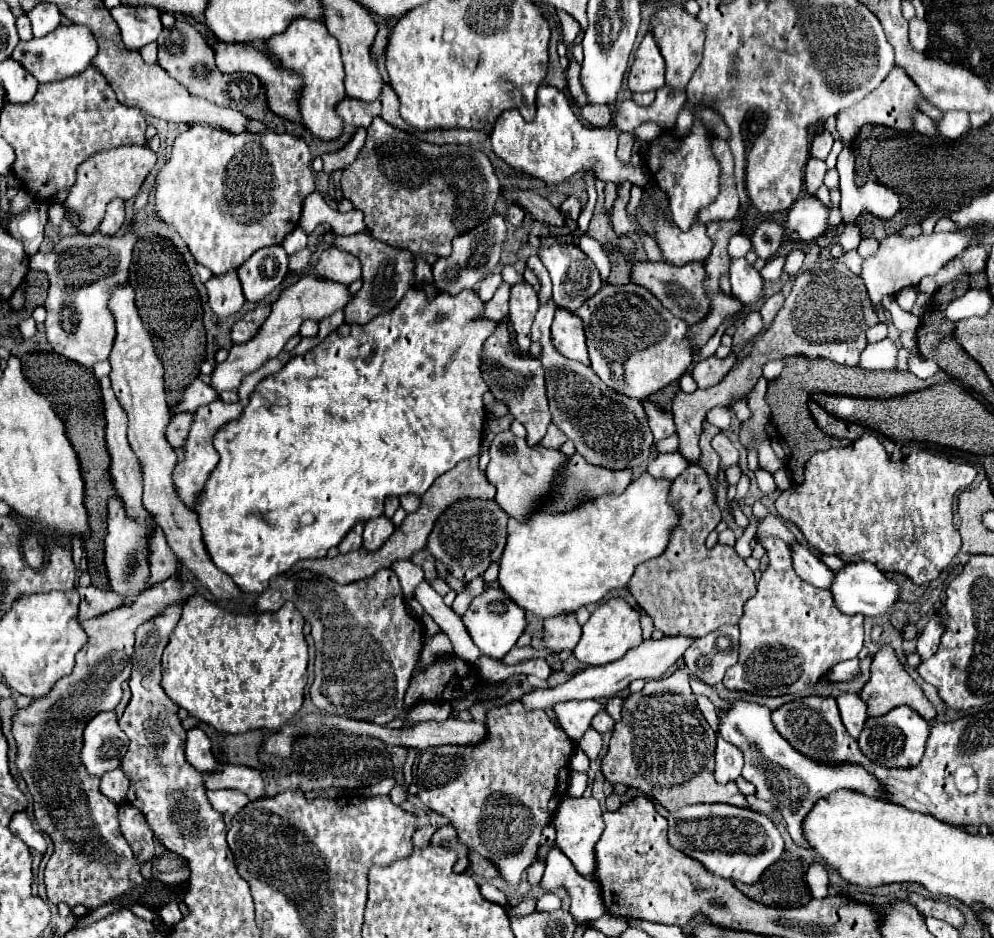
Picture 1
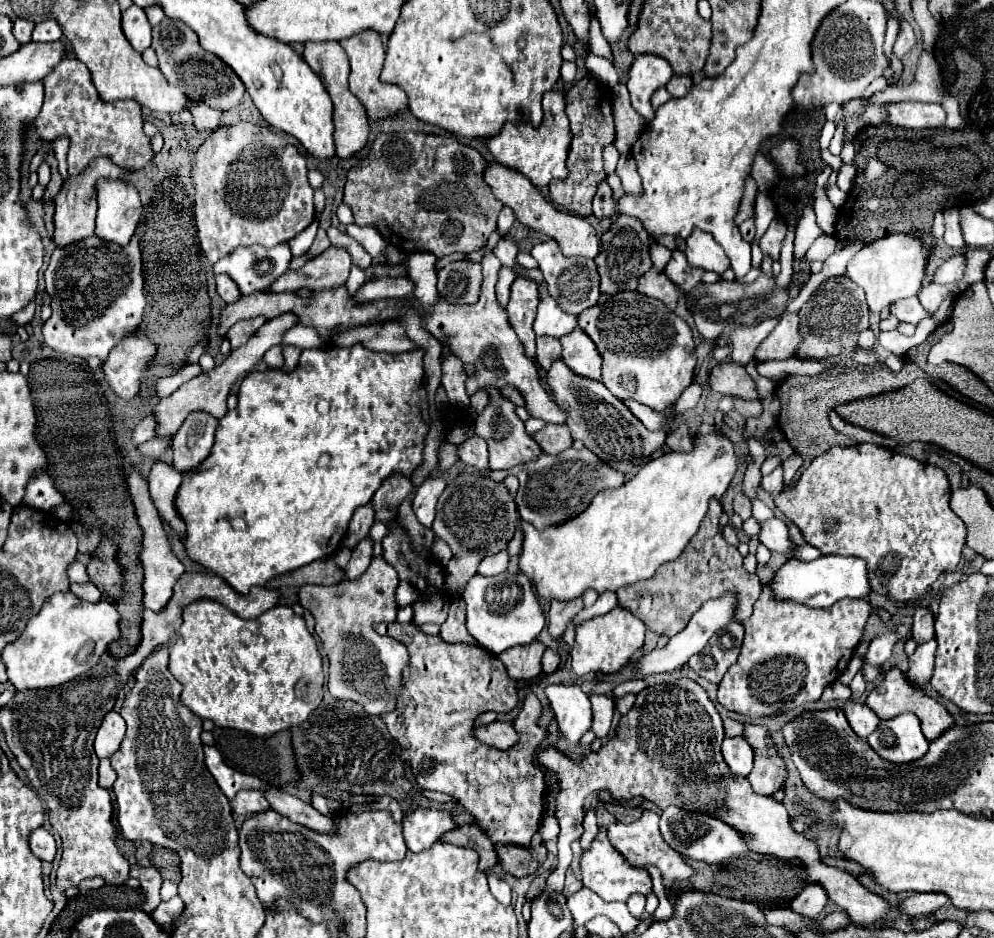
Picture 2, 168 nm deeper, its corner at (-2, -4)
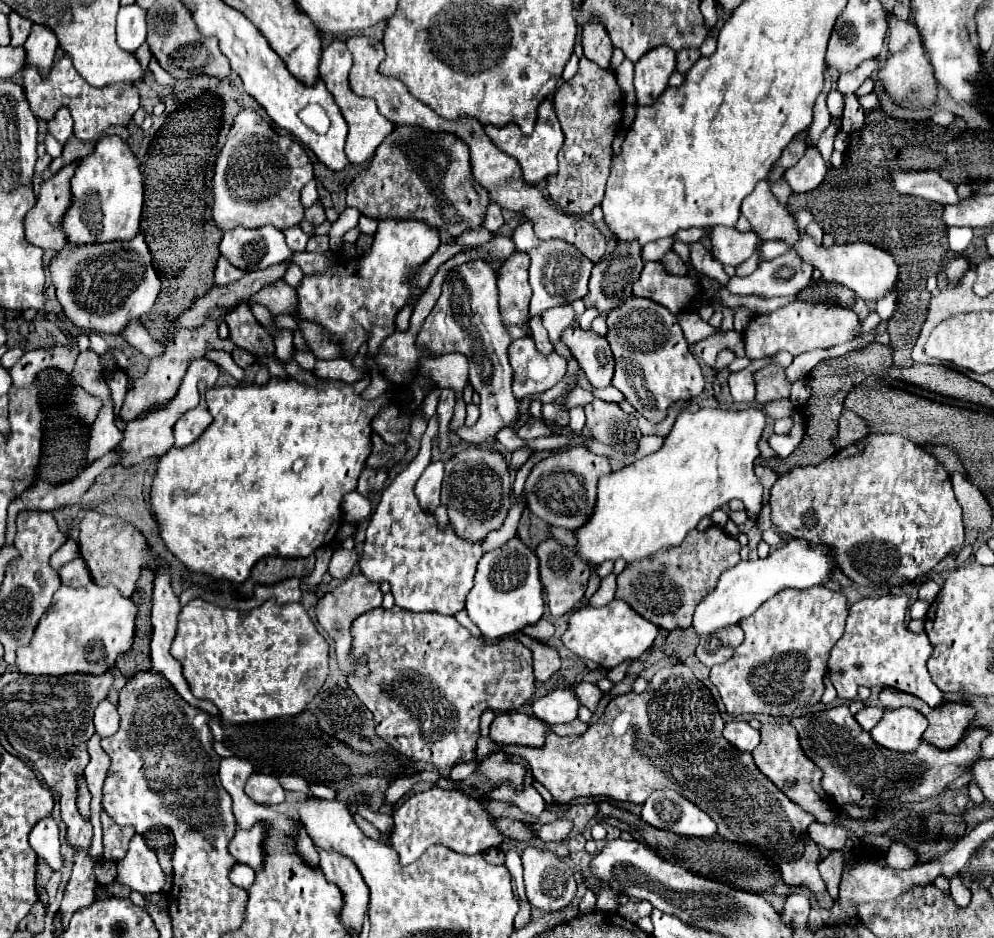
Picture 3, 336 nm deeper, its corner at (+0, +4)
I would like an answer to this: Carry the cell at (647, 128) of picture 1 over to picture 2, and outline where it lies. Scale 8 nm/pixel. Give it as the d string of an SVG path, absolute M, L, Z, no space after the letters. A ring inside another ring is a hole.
M637 55L631 69L627 89L631 93L631 105L637 113L641 113L647 121L653 121L653 107L649 103L655 89L665 87L673 77L669 61L657 55Z

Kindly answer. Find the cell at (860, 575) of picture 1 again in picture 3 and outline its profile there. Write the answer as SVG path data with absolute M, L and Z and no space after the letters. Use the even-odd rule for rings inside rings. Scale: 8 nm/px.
M799 539L785 543L781 549L769 553L765 559L739 561L733 569L721 575L715 591L699 603L693 617L693 629L699 635L707 635L727 625L735 625L739 623L739 619L751 615L761 603L765 603L781 589L809 589L813 585L821 585L821 581L829 579L831 569L837 569L837 565L831 559L827 547L809 547L809 543Z

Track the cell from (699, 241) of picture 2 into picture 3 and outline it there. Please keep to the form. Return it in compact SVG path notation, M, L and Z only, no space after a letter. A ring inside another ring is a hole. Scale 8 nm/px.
M713 227L713 235L711 235L711 243L713 243L713 257L723 263L723 265L741 265L743 261L747 261L759 247L759 237L753 231L741 233L737 229L729 229L729 227Z

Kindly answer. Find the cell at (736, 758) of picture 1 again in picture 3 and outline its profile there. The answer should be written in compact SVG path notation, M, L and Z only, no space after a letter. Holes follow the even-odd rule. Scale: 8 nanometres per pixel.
M731 721L723 729L723 737L739 751L753 751L759 743L759 731L747 721Z

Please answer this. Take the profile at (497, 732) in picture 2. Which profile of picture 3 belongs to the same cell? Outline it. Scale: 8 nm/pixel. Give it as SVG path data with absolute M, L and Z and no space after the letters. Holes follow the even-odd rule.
M517 711L501 713L491 725L491 739L499 745L543 747L549 729L543 721Z

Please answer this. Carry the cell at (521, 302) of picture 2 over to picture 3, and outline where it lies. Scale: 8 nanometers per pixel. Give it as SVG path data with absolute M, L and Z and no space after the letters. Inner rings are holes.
M515 251L499 269L499 311L505 325L523 325L529 301L531 301L531 287L527 281L529 259L525 253Z

